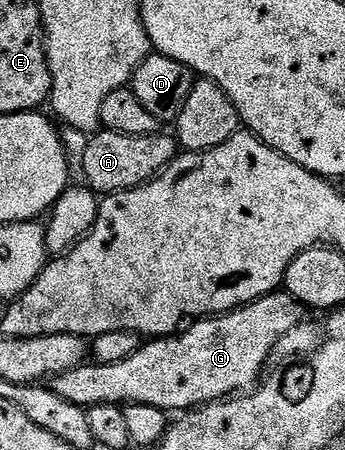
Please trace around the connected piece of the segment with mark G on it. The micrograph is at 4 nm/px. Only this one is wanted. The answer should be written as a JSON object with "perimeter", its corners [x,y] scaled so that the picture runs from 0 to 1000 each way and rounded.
{"perimeter":[[[835,651],[774,653],[768,662],[716,671],[664,698],[559,713],[545,736],[536,731],[507,747],[467,747],[420,758],[388,782],[388,791],[365,791],[365,800],[342,800],[342,809],[278,804],[159,833],[148,842],[145,862],[168,880],[180,880],[180,889],[203,889],[203,898],[246,907],[284,898],[423,898],[478,916],[545,916],[559,907],[600,902],[609,893],[658,889],[739,860],[768,829],[765,802],[786,791],[788,776],[878,711],[881,698],[887,700],[884,682],[849,667]]]}

